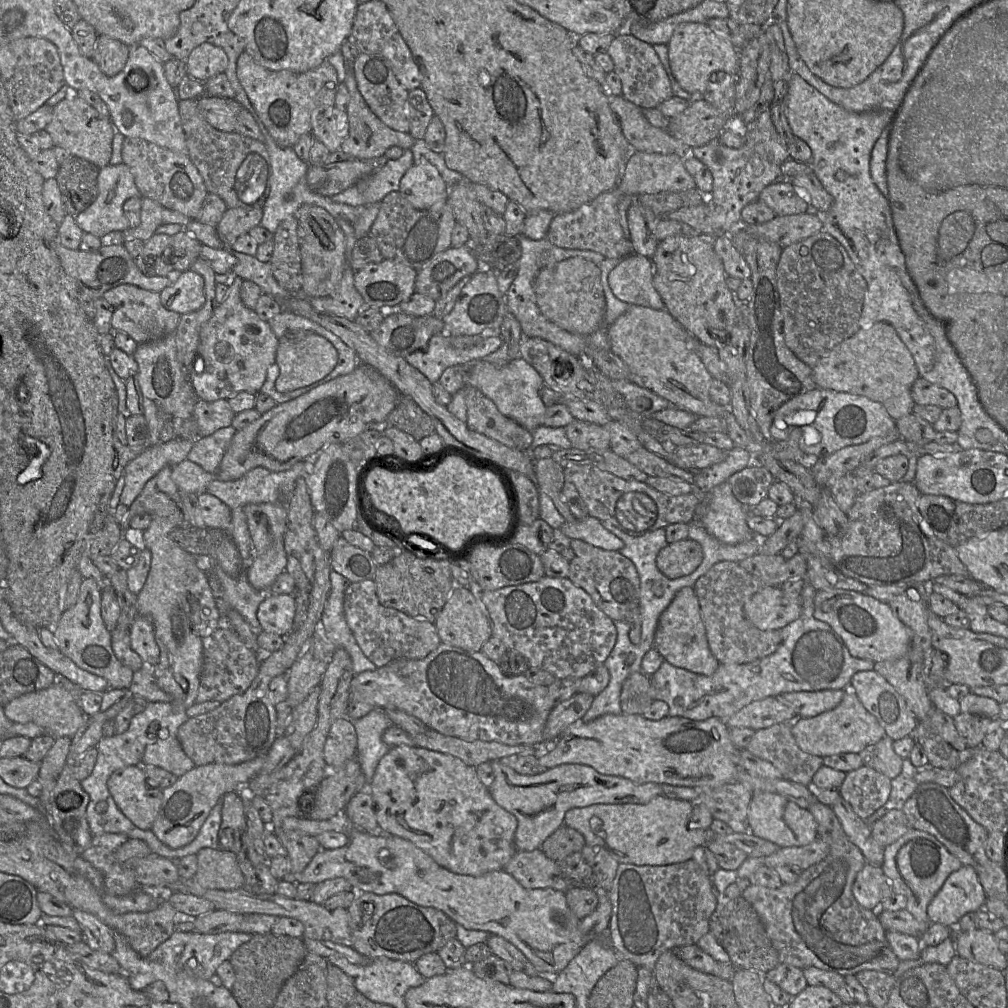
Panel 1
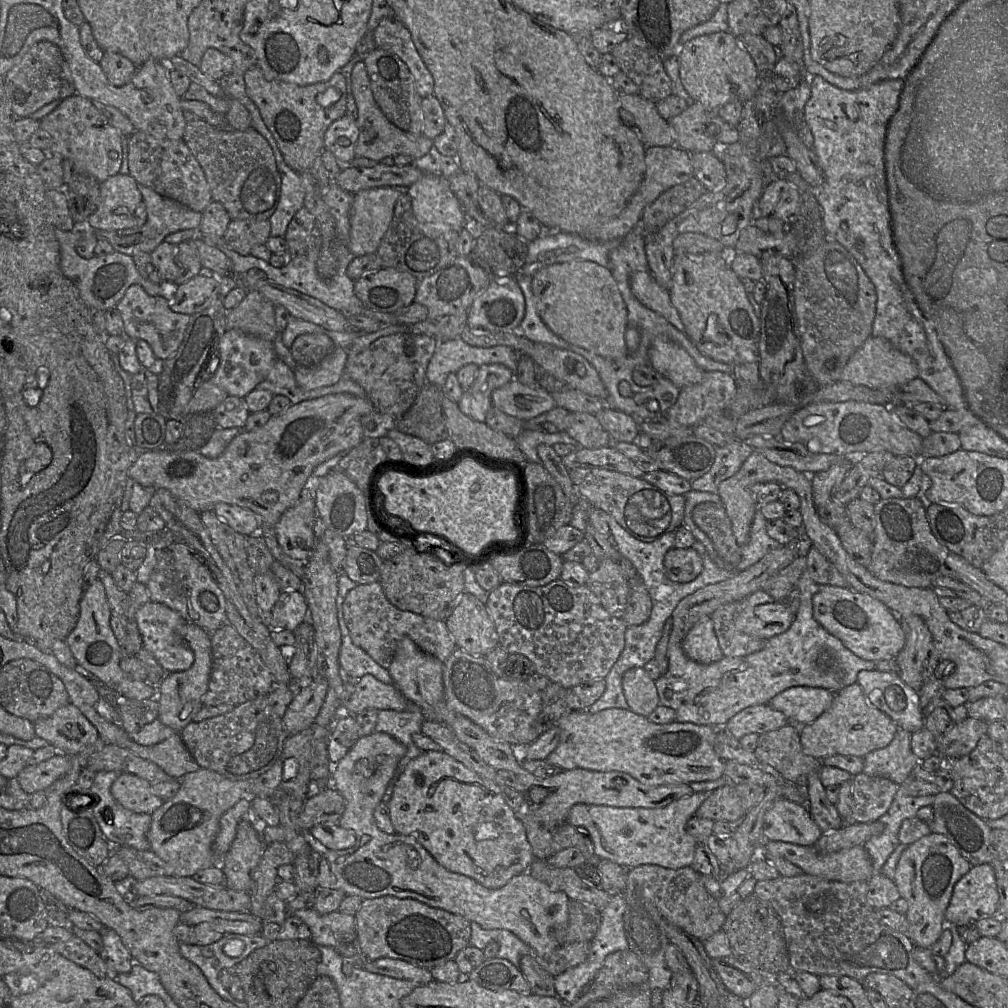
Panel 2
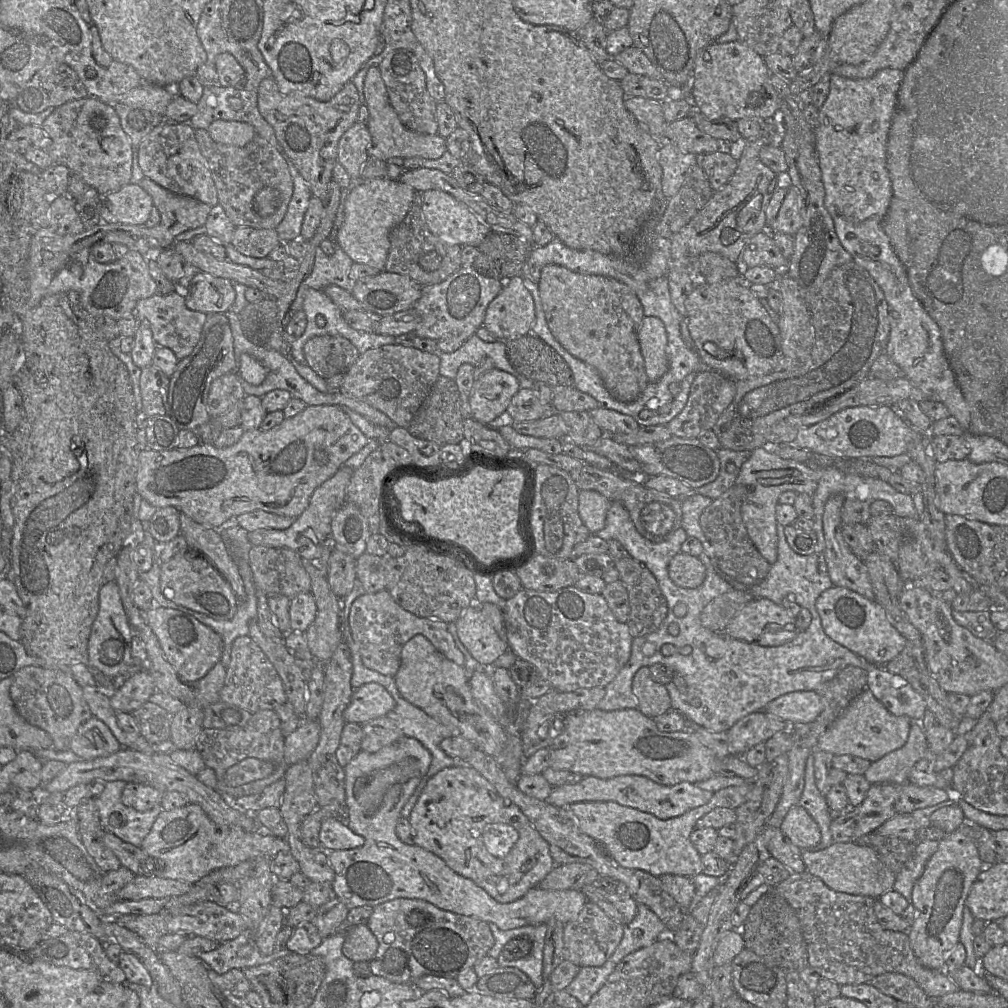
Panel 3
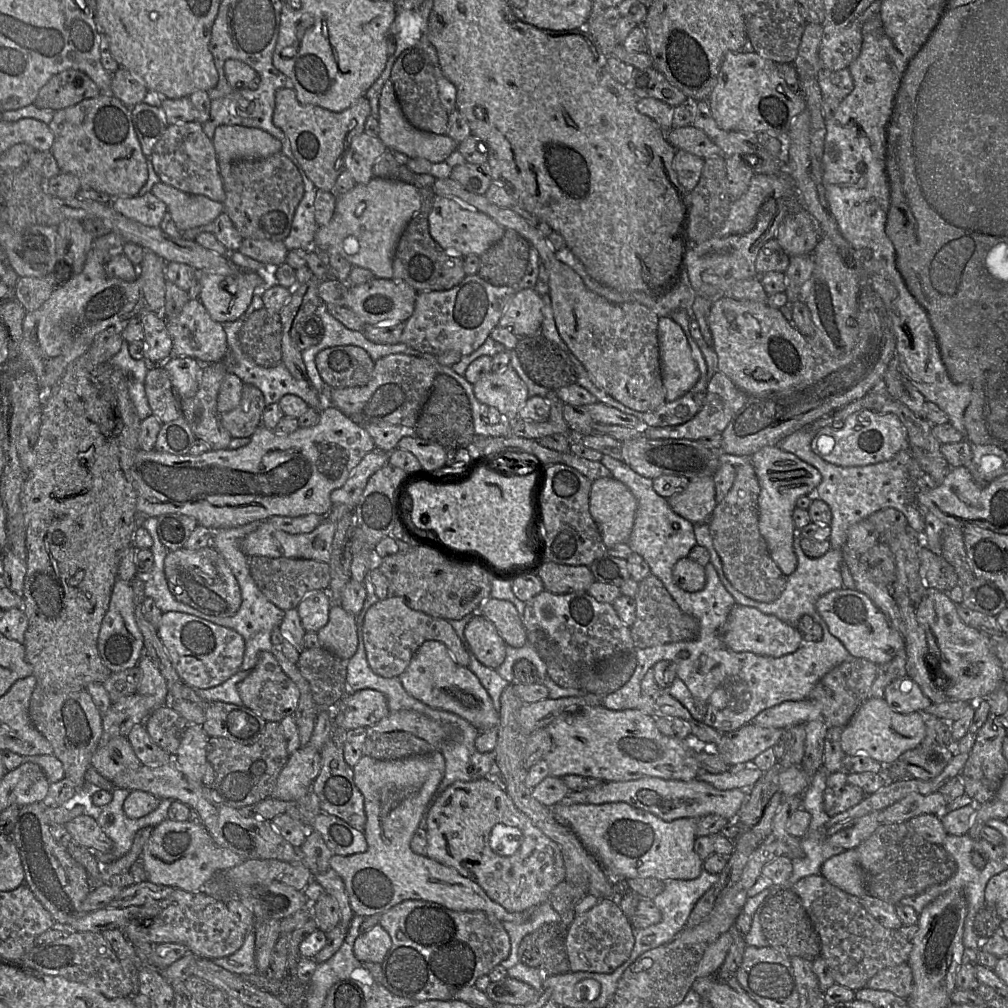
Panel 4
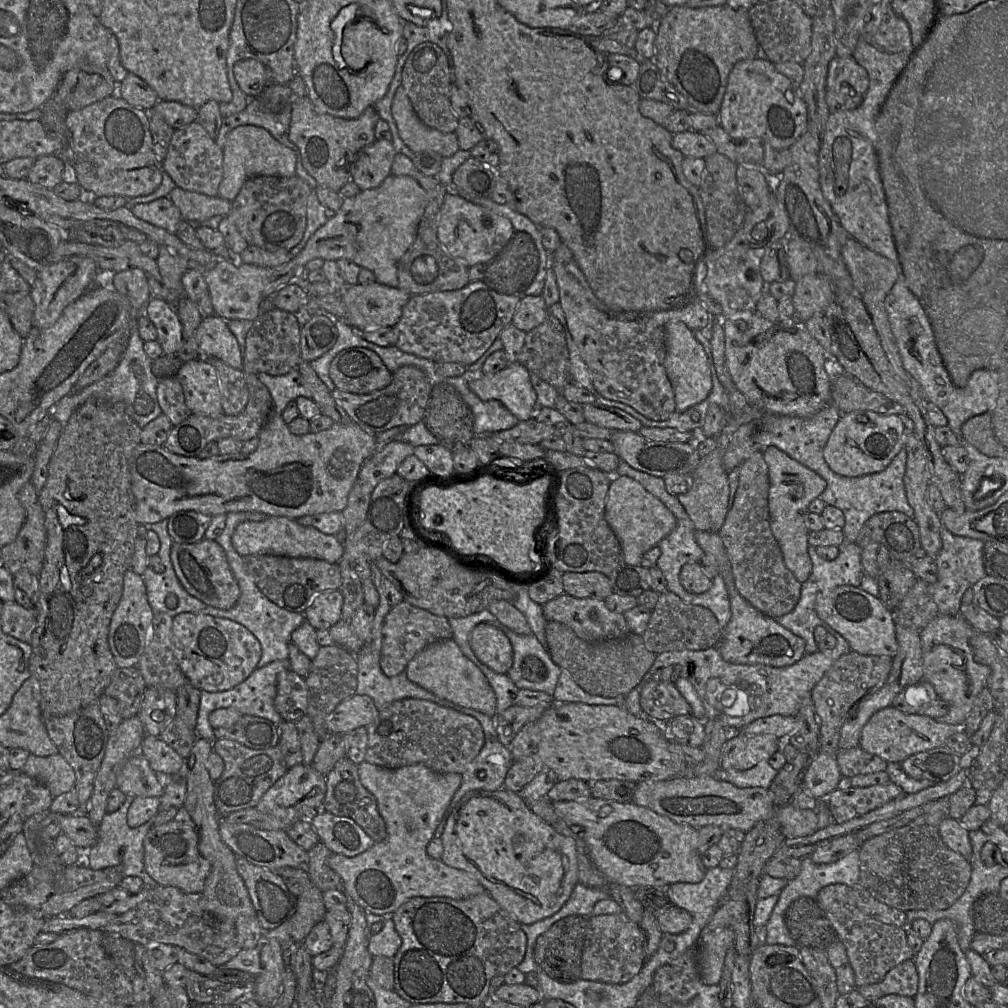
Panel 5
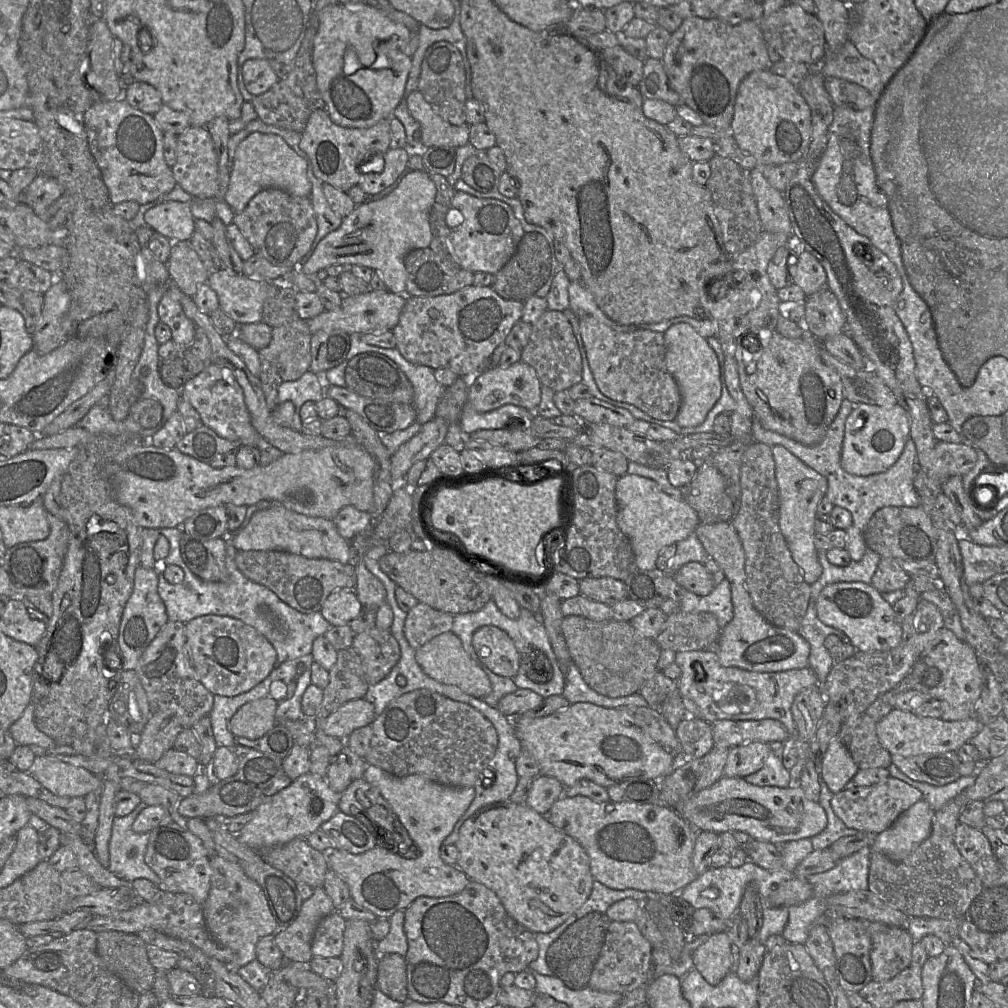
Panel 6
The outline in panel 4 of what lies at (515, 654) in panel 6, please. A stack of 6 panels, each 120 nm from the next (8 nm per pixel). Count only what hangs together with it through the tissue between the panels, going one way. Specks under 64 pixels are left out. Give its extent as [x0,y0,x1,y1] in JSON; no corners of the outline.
[464,616,507,669]

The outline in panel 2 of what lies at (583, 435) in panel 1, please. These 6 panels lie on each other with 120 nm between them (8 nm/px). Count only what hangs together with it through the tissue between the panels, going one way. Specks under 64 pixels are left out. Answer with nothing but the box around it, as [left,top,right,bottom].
[566,413,612,449]

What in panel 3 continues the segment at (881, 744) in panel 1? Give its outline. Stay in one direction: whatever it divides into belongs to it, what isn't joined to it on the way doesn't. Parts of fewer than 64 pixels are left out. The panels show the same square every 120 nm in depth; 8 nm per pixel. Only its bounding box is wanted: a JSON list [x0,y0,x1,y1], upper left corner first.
[865,720,930,784]

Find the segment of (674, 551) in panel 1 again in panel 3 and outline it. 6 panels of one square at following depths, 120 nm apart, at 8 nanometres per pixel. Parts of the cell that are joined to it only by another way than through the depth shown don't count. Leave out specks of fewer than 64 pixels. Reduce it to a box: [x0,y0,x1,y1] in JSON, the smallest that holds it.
[668,551,706,588]

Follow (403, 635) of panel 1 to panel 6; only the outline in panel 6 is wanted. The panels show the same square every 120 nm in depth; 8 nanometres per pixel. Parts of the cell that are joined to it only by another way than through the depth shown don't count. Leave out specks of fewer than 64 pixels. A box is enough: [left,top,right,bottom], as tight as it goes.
[404,602,454,650]

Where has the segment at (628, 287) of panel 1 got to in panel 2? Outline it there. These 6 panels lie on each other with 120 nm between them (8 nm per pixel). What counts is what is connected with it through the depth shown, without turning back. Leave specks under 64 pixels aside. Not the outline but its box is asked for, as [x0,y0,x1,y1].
[630,271,685,332]

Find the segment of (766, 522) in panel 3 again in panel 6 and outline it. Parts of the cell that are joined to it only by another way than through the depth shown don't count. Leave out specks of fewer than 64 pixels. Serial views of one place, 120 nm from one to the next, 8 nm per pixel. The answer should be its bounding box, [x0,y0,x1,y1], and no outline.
[771,445,827,585]

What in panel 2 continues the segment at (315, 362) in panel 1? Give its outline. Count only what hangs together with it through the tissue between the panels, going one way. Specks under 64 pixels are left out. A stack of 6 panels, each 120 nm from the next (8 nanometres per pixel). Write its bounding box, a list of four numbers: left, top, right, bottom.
[293,347,348,389]

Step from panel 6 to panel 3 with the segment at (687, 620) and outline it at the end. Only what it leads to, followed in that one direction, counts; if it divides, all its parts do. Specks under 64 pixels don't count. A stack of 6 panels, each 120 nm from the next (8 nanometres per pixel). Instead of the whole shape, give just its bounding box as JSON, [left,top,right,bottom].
[613,556,668,638]

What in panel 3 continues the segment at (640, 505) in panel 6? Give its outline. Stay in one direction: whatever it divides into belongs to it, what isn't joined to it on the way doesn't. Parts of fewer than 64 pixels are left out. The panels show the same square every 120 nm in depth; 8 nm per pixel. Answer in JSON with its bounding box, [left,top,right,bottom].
[578,490,611,534]

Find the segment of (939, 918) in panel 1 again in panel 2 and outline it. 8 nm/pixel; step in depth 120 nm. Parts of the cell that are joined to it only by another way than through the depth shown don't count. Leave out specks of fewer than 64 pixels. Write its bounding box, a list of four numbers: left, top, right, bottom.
[945,864,999,927]

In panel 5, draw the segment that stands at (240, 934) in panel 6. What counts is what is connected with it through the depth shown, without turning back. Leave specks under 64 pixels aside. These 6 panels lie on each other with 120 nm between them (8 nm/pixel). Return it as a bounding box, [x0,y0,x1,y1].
[183,737,256,920]

